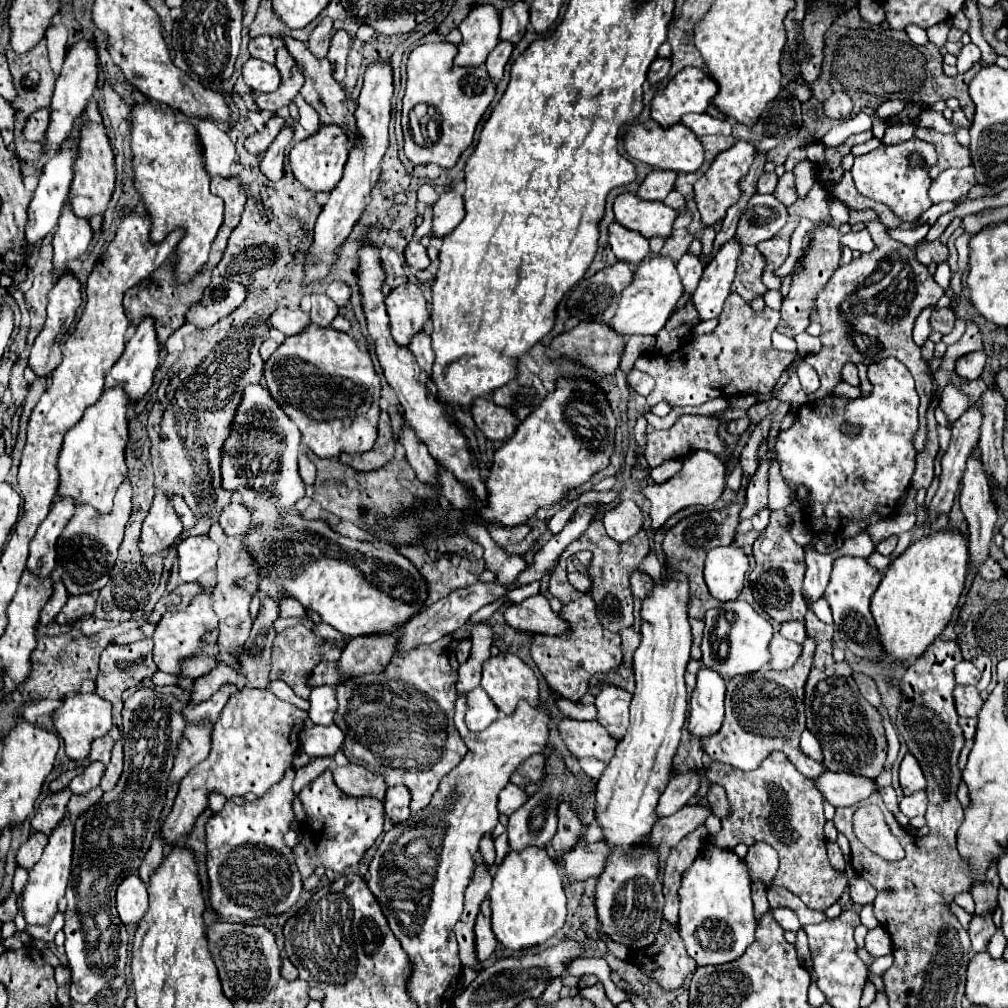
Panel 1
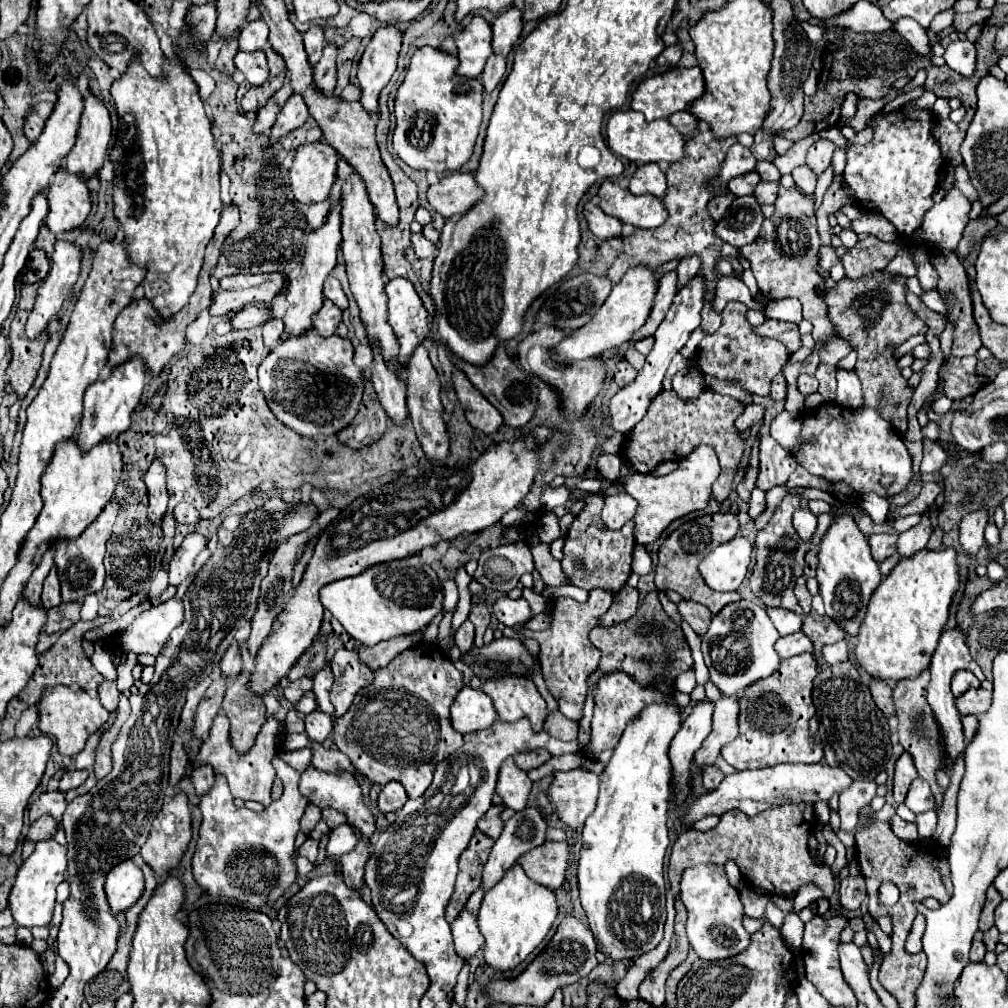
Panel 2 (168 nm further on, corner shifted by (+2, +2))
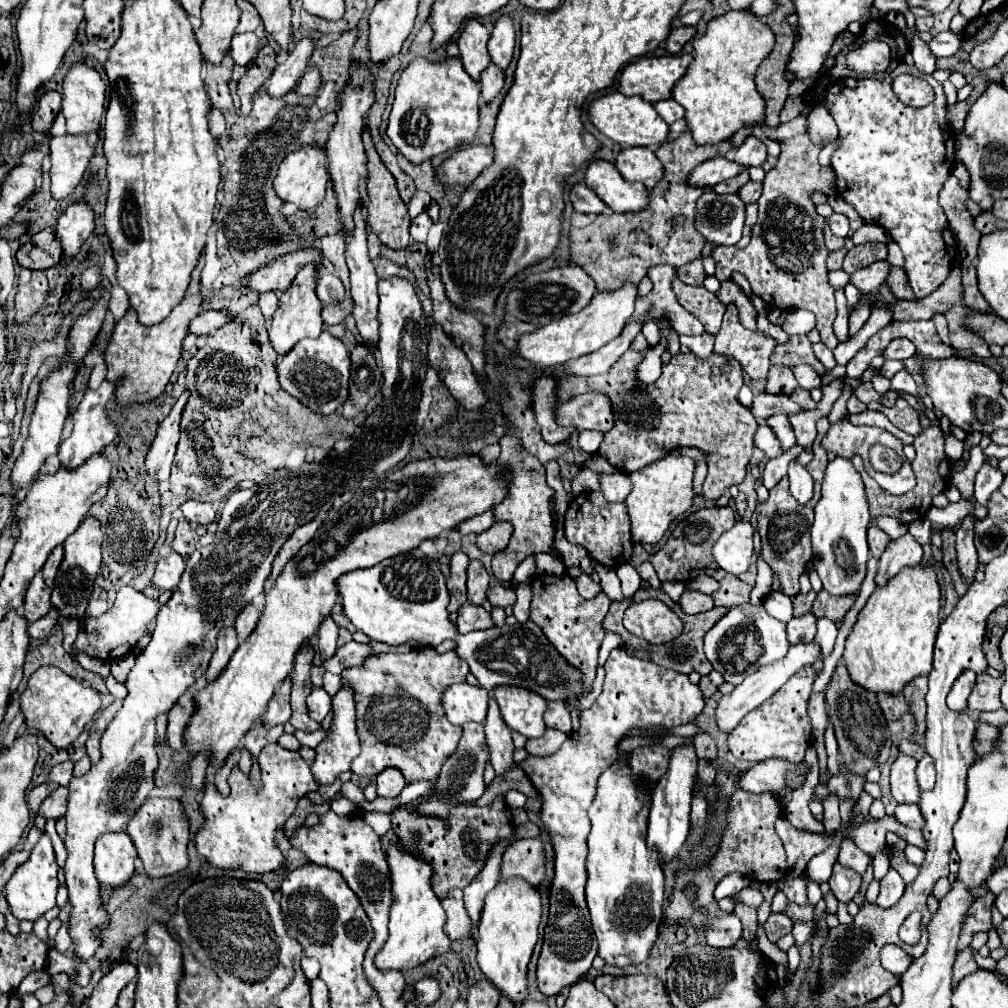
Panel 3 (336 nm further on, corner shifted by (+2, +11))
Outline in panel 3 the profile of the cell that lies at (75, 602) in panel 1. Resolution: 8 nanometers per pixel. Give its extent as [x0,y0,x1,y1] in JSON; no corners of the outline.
[28,607,60,639]

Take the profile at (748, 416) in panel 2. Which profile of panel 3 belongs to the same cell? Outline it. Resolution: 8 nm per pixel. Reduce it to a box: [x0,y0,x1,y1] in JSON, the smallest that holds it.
[750,393,800,419]

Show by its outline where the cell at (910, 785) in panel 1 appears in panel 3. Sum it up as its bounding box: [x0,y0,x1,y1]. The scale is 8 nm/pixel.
[890,753,920,803]

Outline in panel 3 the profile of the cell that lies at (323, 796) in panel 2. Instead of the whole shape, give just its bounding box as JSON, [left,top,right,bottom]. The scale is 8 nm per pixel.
[310,683,360,785]

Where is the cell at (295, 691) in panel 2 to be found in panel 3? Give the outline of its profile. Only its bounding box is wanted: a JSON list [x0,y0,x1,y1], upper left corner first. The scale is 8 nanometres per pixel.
[262,677,292,725]

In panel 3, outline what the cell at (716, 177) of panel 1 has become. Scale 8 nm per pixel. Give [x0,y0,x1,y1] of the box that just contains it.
[734,137,766,165]

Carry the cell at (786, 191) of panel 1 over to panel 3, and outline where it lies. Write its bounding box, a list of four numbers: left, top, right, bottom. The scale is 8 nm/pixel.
[738,181,762,203]

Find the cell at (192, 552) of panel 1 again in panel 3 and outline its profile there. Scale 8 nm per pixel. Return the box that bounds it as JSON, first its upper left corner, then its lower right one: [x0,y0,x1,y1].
[152,551,184,589]

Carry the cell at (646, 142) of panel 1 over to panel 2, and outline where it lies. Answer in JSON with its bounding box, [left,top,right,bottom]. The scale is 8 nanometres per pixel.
[606,108,684,164]

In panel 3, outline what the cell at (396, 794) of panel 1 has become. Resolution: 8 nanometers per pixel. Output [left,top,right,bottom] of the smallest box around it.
[376,769,406,797]

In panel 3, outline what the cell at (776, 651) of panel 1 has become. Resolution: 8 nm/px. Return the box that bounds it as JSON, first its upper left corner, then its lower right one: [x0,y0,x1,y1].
[786,613,816,645]

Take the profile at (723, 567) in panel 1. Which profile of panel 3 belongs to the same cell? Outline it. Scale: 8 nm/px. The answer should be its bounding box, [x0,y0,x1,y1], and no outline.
[712,521,752,575]

